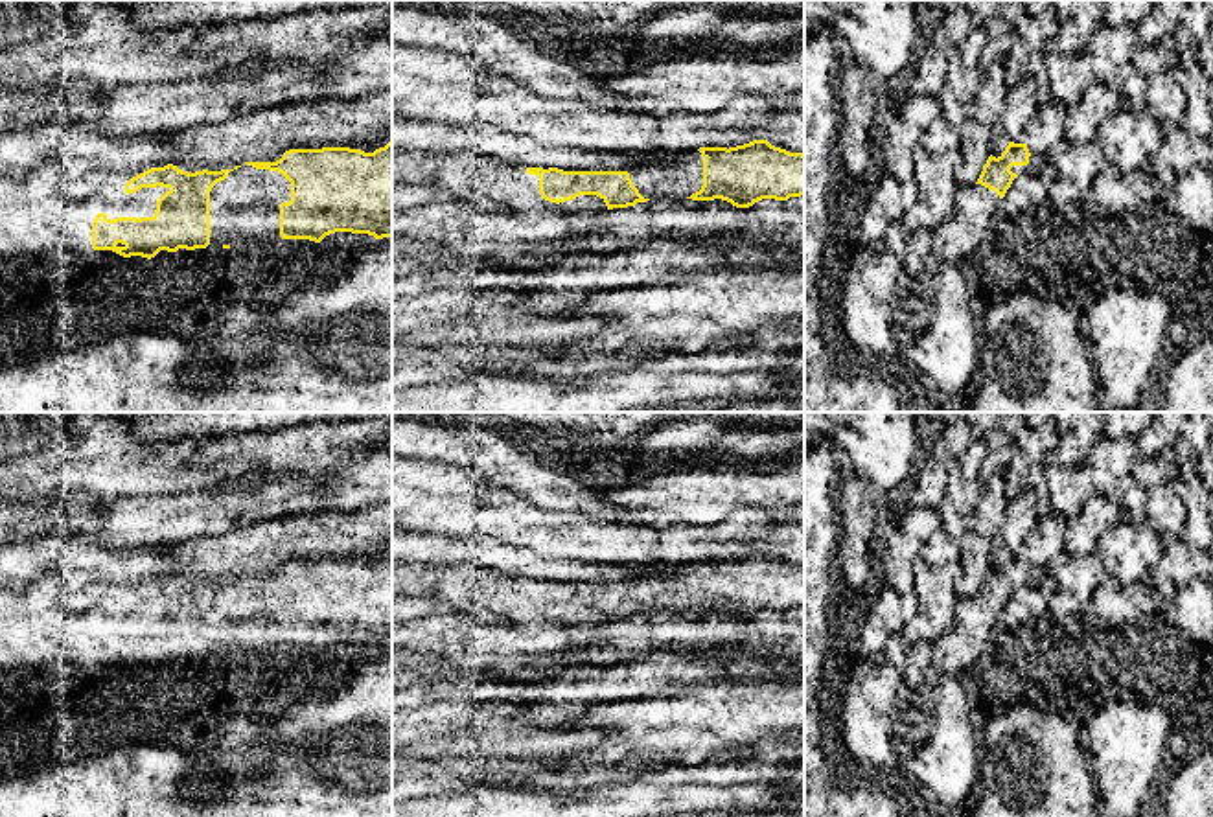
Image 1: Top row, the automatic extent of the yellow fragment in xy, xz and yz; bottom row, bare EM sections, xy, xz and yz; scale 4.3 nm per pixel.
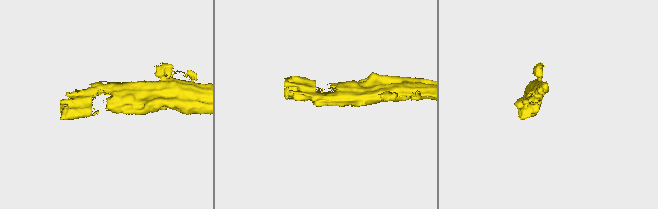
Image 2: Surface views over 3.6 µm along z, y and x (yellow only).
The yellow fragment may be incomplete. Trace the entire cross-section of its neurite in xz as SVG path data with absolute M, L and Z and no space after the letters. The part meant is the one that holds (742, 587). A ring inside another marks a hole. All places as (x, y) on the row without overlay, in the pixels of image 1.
M768 552L663 567L631 583L525 580L477 563L392 563L392 593L431 596L456 613L515 616L523 611L525 585L539 589L545 613L560 616L596 607L607 622L657 609L722 611L736 620L749 620L762 611L788 613L804 607L804 567L775 559Z

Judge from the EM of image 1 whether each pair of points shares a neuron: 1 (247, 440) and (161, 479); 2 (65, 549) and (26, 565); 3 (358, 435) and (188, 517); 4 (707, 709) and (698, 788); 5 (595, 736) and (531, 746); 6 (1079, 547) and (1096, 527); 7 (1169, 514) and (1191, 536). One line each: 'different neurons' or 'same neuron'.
1: different neurons
2: same neuron
3: different neurons
4: different neurons
5: same neuron
6: same neuron
7: different neurons

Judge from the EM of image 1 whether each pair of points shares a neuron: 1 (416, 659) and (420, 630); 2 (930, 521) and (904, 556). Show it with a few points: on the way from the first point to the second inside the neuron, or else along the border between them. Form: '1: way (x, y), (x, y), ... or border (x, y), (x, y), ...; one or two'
1: border (411, 648), (433, 652); two
2: way (921, 530), (904, 547); one

